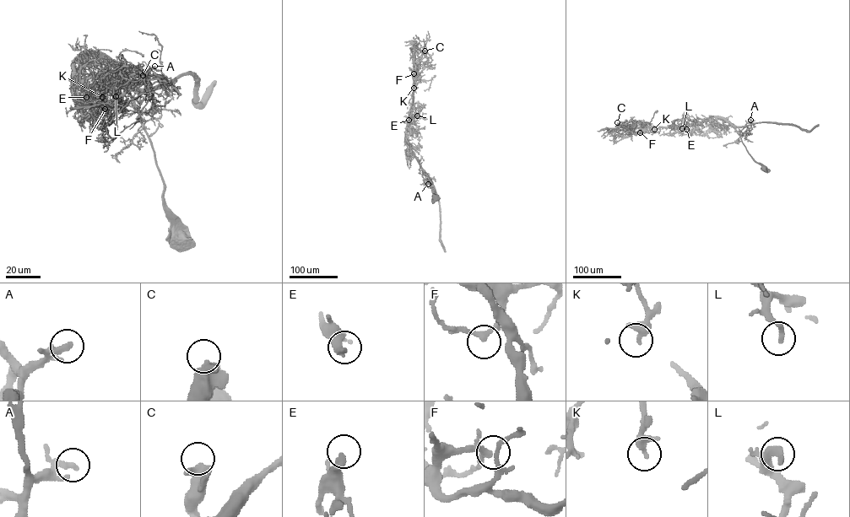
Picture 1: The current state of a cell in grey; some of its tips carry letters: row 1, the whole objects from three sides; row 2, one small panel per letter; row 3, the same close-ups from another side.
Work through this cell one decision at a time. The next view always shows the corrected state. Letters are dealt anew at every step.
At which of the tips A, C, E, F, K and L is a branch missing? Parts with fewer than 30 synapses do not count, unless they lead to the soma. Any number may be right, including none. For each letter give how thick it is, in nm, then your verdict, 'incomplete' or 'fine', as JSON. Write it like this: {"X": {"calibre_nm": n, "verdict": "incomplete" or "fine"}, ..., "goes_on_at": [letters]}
{"A": {"calibre_nm": 200, "verdict": "fine"}, "C": {"calibre_nm": 600, "verdict": "fine"}, "E": {"calibre_nm": 360, "verdict": "fine"}, "F": {"calibre_nm": 180, "verdict": "fine"}, "K": {"calibre_nm": 400, "verdict": "fine"}, "L": {"calibre_nm": 280, "verdict": "fine"}, "goes_on_at": []}

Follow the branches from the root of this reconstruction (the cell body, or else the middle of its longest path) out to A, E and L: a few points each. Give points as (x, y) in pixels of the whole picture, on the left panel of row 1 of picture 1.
A: (177, 239), (170, 228), (170, 210), (164, 198), (164, 184), (154, 150), (132, 103), (132, 96), (154, 66)
E: (177, 239), (170, 228), (163, 179), (138, 106), (121, 76), (101, 56), (83, 56), (74, 64), (86, 97)
L: (177, 239), (154, 150), (125, 83), (103, 57), (83, 56), (76, 73), (83, 80), (97, 76), (116, 96)

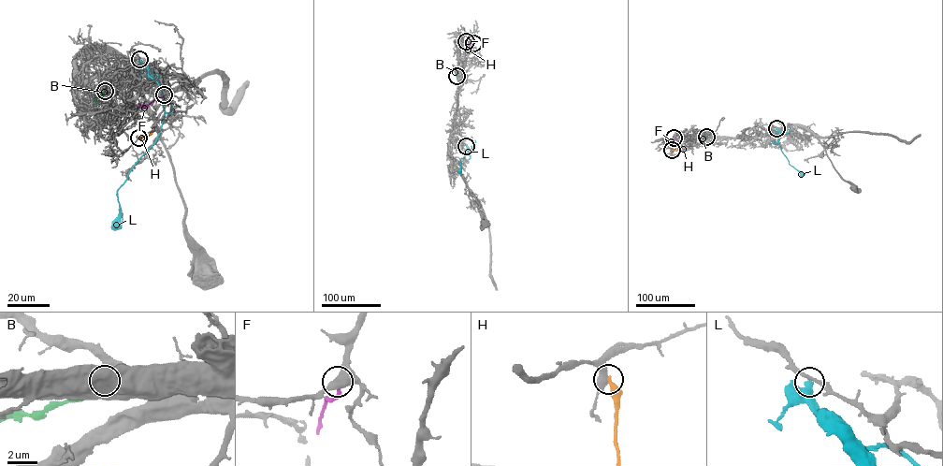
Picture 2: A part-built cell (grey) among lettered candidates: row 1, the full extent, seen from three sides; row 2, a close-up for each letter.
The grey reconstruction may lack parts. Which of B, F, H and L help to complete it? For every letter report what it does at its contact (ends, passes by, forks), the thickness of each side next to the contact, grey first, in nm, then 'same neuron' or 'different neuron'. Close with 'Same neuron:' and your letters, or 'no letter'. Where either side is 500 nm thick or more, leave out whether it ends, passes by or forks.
B: it ends there; 260 nm thick on the grey side, 400 nm on the other; same neuron
F: 550 nm thick on the grey side, 240 nm on the other; different neuron
H: it ends there; 460 nm thick on the grey side, 360 nm on the other; different neuron
L: 200 nm thick on the grey side, 550 nm on the other; different neuron
Same neuron: B

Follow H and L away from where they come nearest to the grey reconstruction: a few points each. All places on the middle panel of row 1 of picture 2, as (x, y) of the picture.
H: (466, 41), (470, 52)
L: (466, 146), (473, 148), (460, 159), (460, 174)

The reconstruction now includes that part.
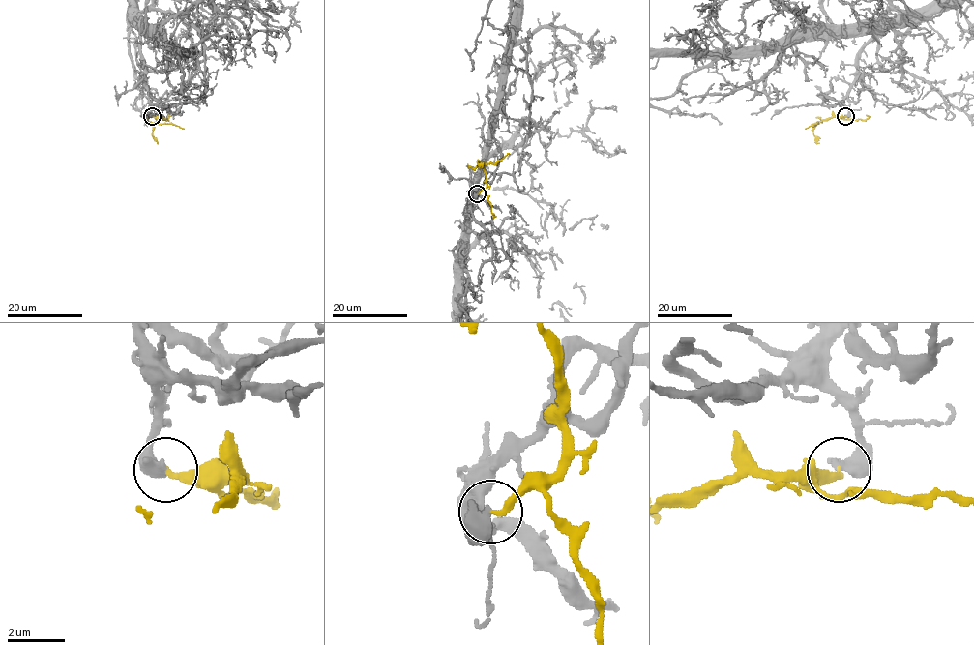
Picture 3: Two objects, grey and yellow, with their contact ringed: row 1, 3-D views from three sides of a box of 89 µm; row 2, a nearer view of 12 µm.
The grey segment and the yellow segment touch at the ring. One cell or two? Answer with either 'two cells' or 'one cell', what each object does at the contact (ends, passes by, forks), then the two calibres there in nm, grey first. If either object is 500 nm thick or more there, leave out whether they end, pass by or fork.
one cell; calibres 500 and 240 nm

